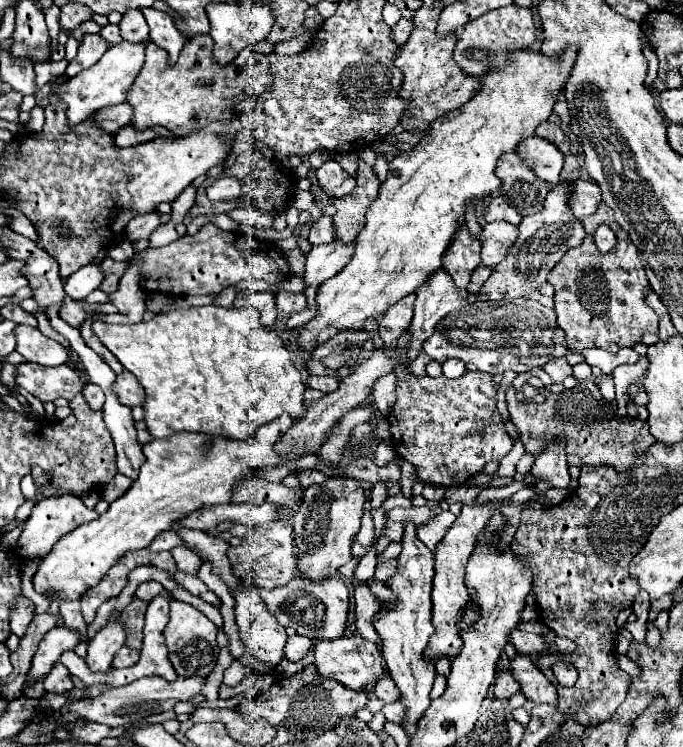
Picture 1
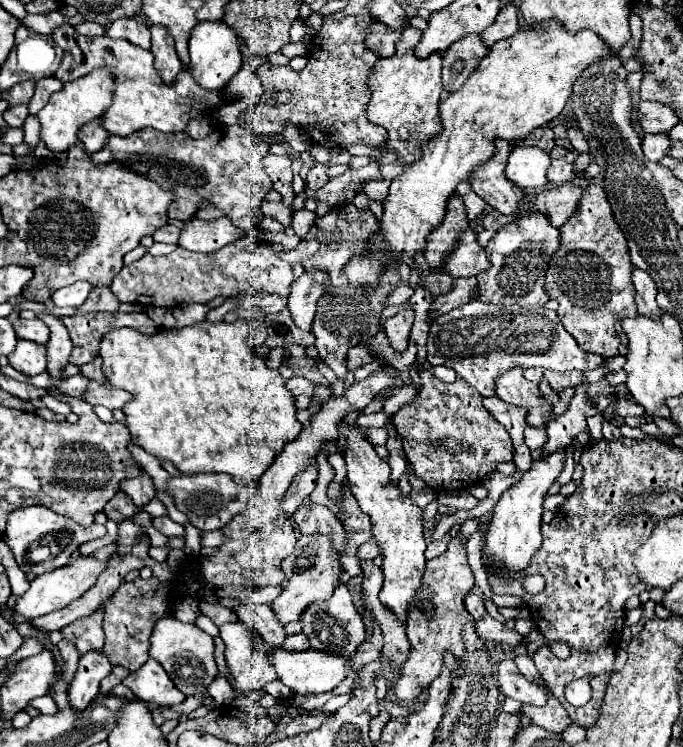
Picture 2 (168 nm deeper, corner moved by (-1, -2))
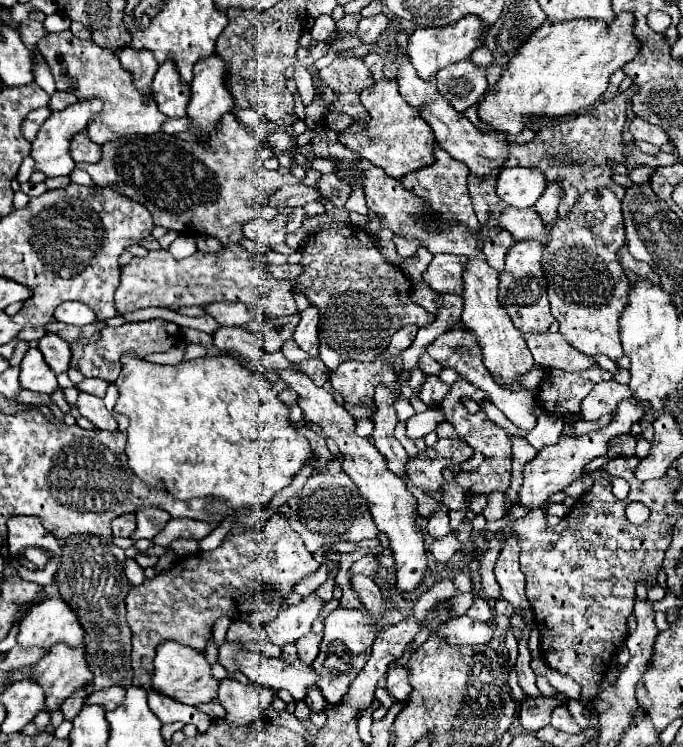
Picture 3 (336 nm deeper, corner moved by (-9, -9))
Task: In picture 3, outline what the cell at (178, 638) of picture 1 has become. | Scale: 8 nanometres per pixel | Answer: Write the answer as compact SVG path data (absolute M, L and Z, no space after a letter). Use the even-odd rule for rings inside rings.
M166 640L166 642L158 644L154 668L156 668L154 678L152 678L154 690L168 694L182 704L196 706L202 702L210 702L218 694L218 680L212 676L210 662L206 660L206 656L202 652L198 652L190 646L184 646L184 644L174 642L174 640Z

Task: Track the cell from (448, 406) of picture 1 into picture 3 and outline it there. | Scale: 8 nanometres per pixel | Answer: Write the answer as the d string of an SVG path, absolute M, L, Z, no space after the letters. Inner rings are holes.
M460 378L450 386L450 392L442 398L442 402L438 406L442 408L444 418L454 426L458 436L468 446L472 446L472 450L478 450L478 452L484 454L484 462L472 472L456 474L454 480L456 480L458 486L462 486L462 490L466 494L490 494L494 490L506 490L510 486L510 480L512 480L512 436L508 434L508 430L504 430L498 424L494 424L492 420L488 420L488 416L482 408L476 414L470 414L468 408L462 404L464 396L474 400L476 404L482 404L482 400L484 400L482 390L476 390L474 386L470 386L468 382L464 382Z

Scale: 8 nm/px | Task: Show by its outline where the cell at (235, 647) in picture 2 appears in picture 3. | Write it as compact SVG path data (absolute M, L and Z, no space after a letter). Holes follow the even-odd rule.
M224 678L218 690L220 704L228 712L226 720L232 726L246 726L260 718L264 710L270 708L274 694L276 692L268 686L242 684L236 678Z

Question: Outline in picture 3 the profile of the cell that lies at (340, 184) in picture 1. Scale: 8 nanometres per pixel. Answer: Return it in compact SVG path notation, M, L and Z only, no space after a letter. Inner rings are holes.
M286 184L282 186L274 196L270 196L268 204L272 208L280 208L280 206L304 206L308 202L316 202L320 200L322 194L316 186L304 186L304 184Z

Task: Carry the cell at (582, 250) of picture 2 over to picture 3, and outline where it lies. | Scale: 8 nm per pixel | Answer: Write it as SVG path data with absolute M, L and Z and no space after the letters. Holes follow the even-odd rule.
M596 188L584 192L576 206L568 212L568 216L558 218L558 222L550 230L550 238L546 242L548 250L544 250L544 276L548 278L548 300L552 306L552 316L560 322L560 334L568 344L582 350L584 354L604 354L612 360L622 358L622 342L620 342L620 314L624 306L628 306L628 278L624 268L618 262L618 252L626 244L624 222L620 212L620 200L608 188Z

